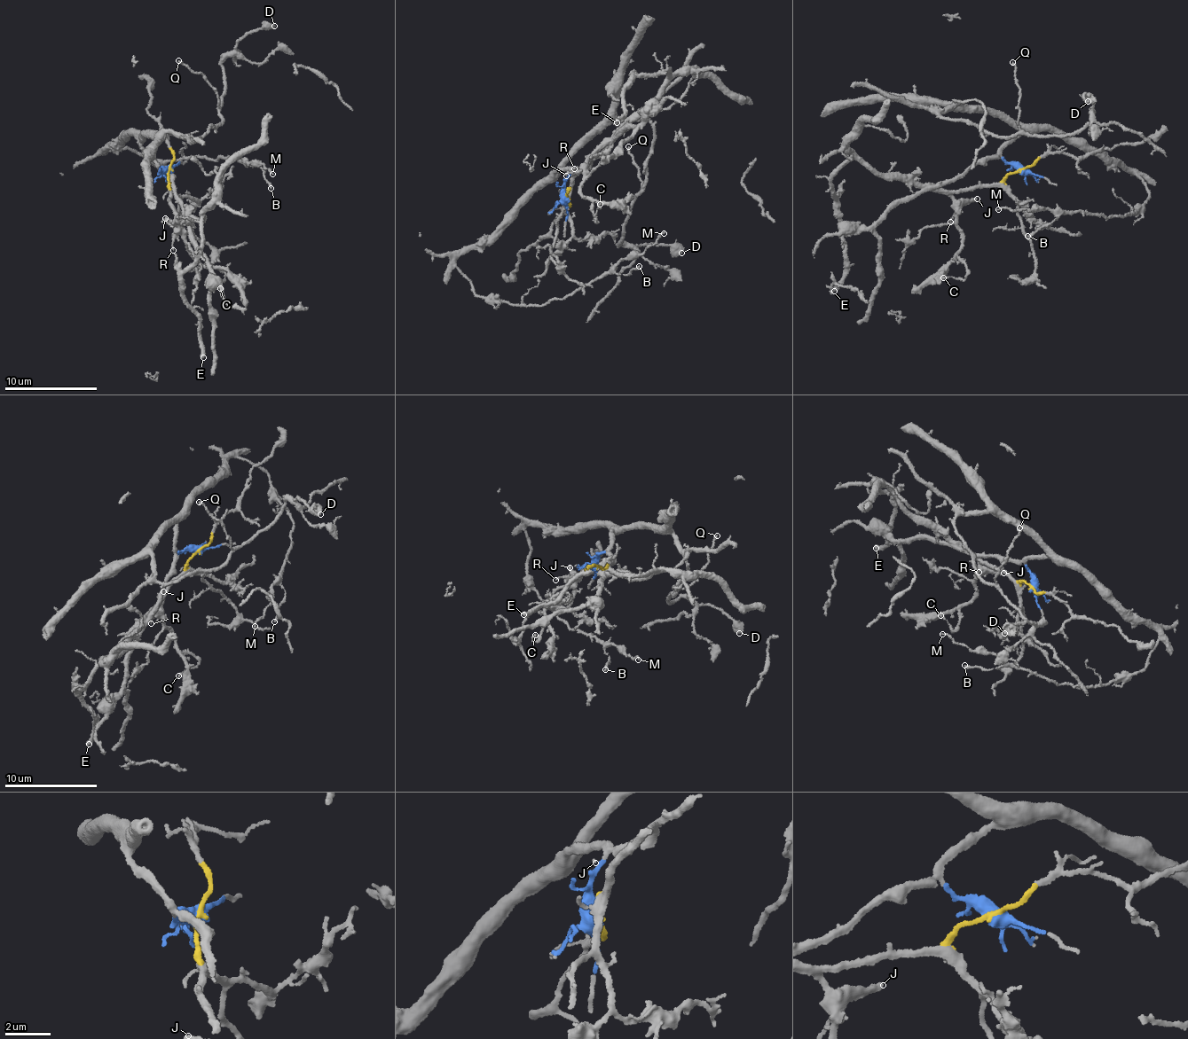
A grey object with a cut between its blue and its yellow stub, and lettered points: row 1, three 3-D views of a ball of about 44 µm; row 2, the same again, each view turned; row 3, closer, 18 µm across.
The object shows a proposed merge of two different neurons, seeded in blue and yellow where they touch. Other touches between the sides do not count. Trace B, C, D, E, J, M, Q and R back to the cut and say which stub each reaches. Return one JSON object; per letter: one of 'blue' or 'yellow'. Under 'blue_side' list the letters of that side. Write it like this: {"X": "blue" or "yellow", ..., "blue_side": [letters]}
{"B": "blue", "C": "yellow", "D": "blue", "E": "yellow", "J": "yellow", "M": "blue", "Q": "blue", "R": "yellow", "blue_side": ["B", "D", "M", "Q"]}

